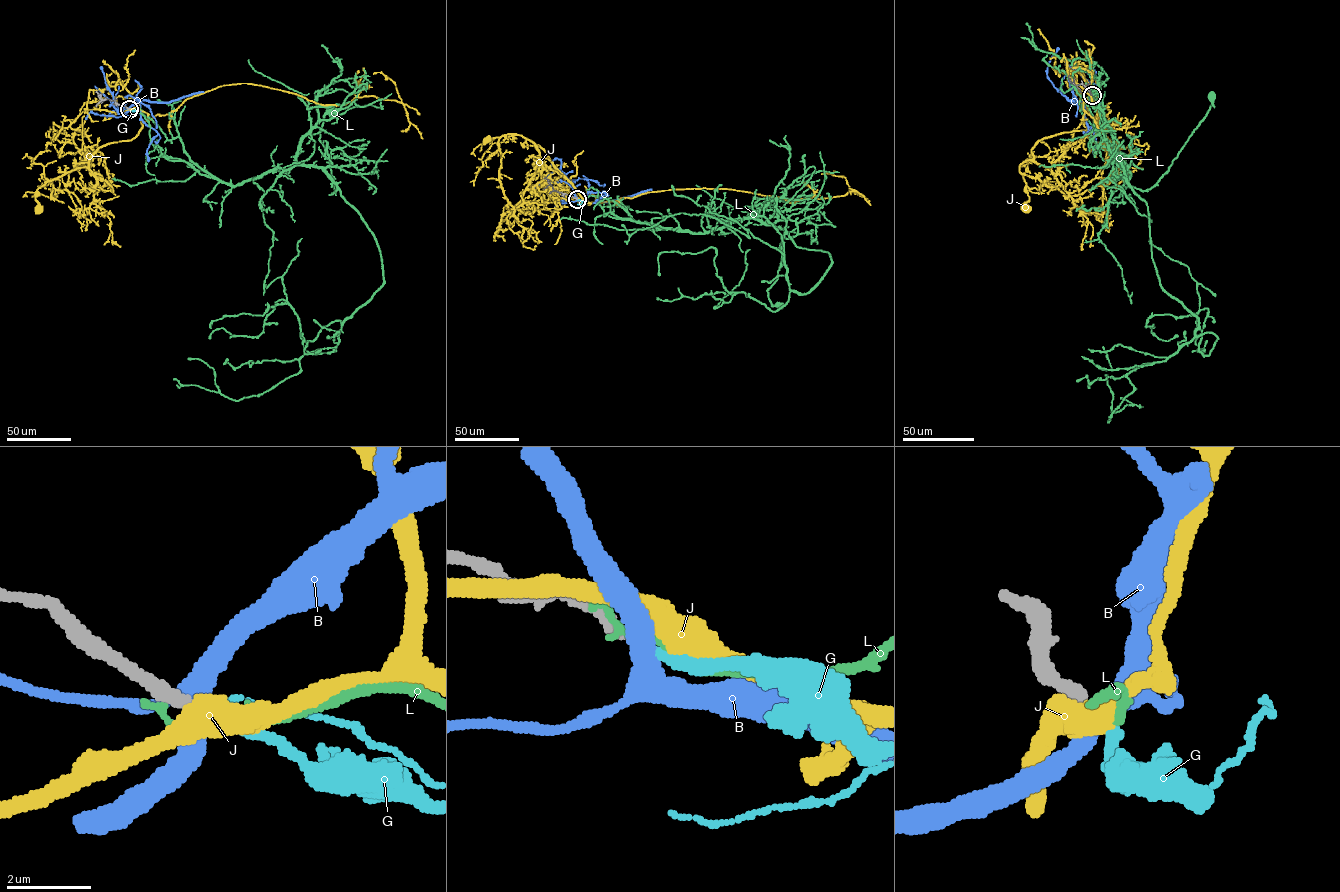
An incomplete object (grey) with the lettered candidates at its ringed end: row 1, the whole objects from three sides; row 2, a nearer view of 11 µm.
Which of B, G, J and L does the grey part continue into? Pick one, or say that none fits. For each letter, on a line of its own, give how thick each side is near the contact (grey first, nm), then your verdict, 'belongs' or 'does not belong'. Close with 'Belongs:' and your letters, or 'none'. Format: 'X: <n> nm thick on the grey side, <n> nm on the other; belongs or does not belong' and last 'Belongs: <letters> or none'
B: 320 nm thick on the grey side, 480 nm on the other; does not belong
G: 280 nm thick on the grey side, 240 nm on the other; belongs
J: 320 nm thick on the grey side, 600 nm on the other; does not belong
L: 320 nm thick on the grey side, 160 nm on the other; does not belong
Belongs: G

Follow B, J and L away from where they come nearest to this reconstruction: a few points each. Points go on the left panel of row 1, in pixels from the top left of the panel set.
B: (129, 109), (137, 100), (140, 118), (157, 132), (147, 150), (148, 161)
J: (129, 109), (140, 110), (138, 134), (100, 147), (87, 166), (47, 181), (36, 193), (38, 211)
L: (129, 109), (221, 181), (316, 166), (332, 194), (319, 139), (331, 110)

